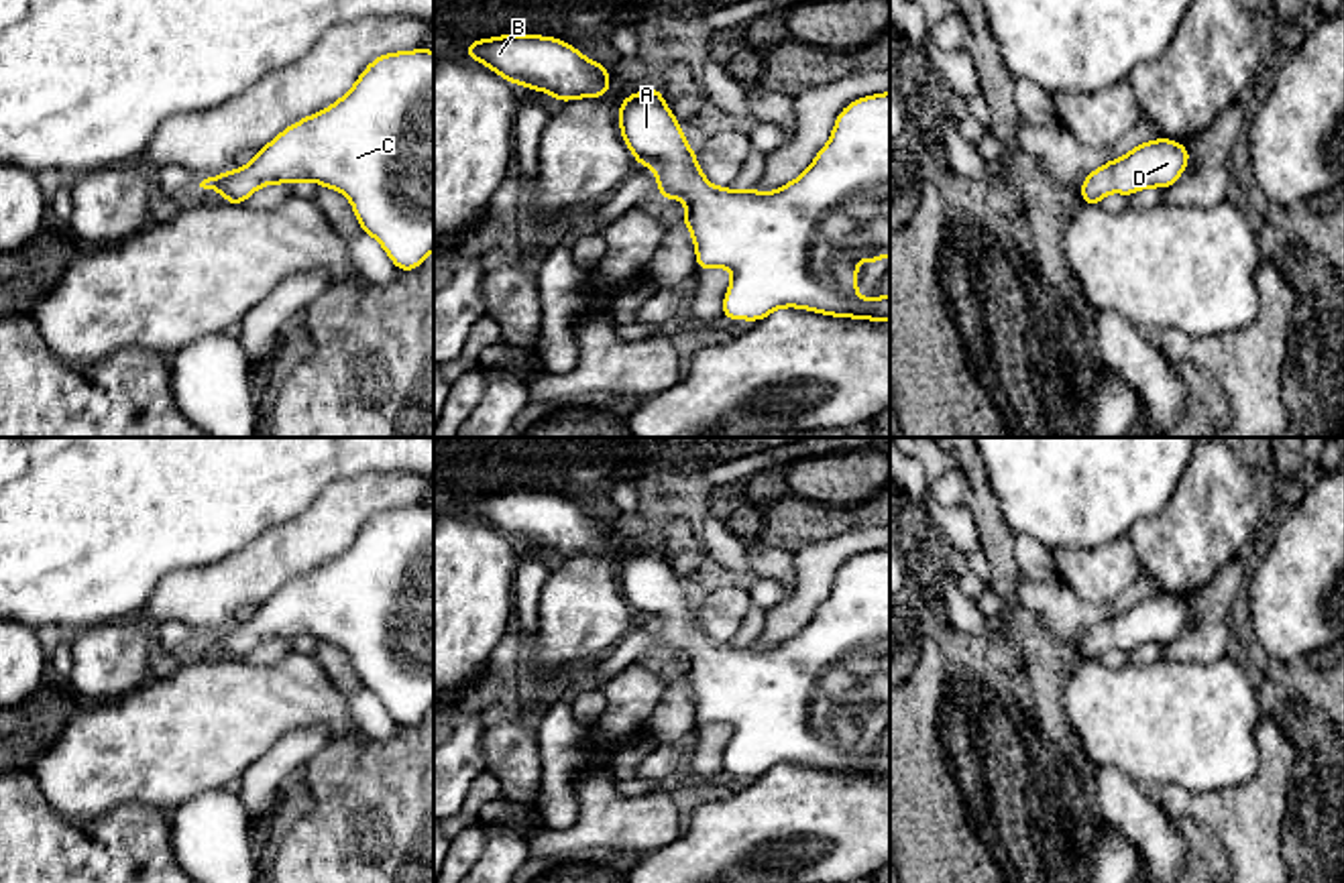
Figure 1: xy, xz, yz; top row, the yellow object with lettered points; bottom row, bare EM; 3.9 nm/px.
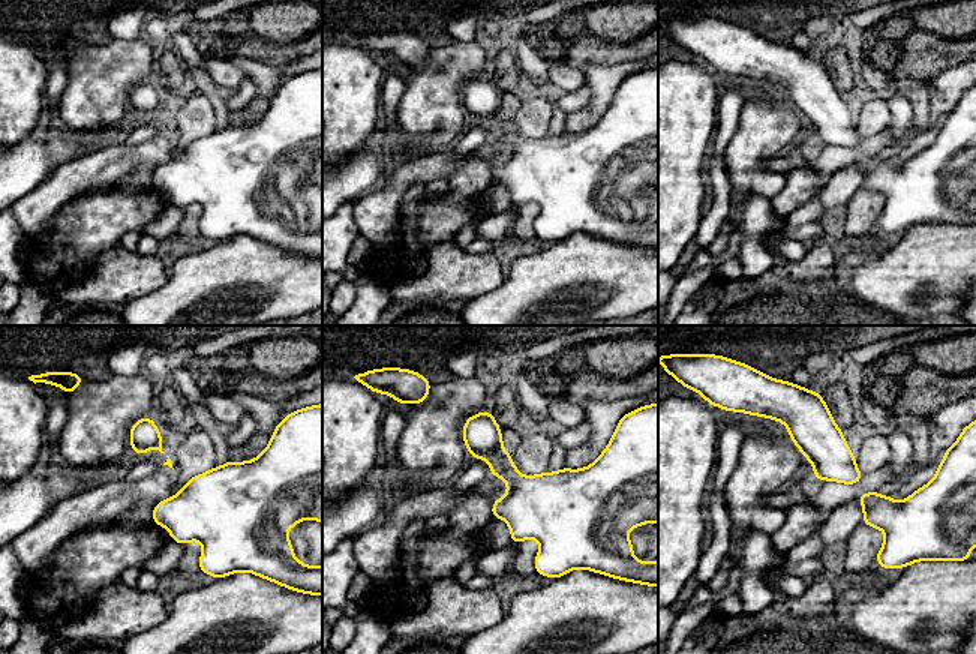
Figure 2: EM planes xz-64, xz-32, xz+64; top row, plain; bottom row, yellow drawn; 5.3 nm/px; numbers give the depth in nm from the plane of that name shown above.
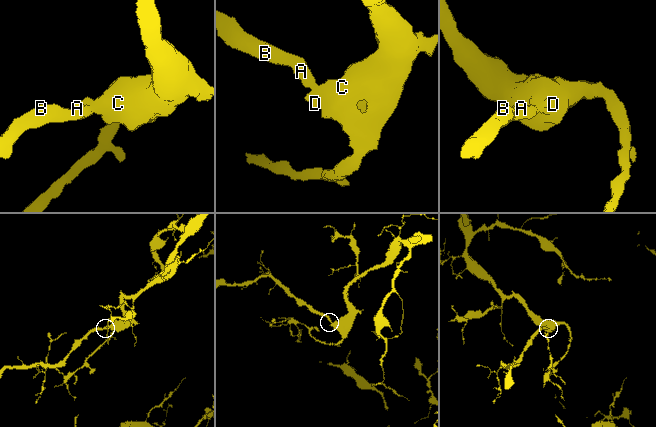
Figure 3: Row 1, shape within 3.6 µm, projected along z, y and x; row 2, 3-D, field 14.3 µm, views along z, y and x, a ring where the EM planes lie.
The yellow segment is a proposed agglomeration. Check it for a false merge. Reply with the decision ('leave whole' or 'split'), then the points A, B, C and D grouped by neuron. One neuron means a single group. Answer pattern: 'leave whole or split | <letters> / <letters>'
leave whole | A B C D

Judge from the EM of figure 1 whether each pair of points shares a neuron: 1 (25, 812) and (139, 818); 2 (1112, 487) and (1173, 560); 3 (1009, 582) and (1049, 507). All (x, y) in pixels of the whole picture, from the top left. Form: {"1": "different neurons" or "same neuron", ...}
{"1": "same neuron", "2": "different neurons", "3": "different neurons"}

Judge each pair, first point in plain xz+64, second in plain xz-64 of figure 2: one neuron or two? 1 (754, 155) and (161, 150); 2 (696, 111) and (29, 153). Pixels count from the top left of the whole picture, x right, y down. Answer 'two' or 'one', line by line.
1: two
2: two

